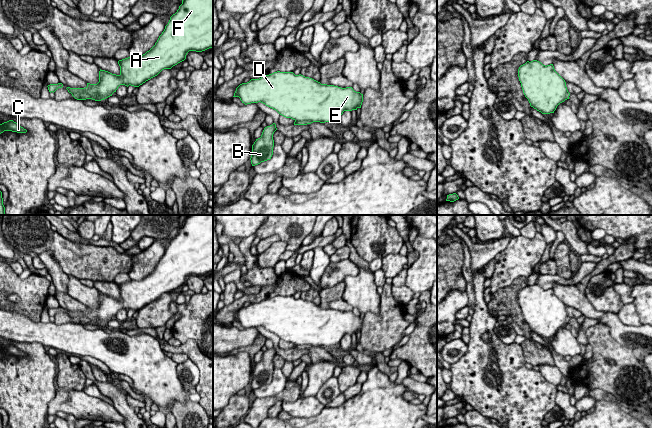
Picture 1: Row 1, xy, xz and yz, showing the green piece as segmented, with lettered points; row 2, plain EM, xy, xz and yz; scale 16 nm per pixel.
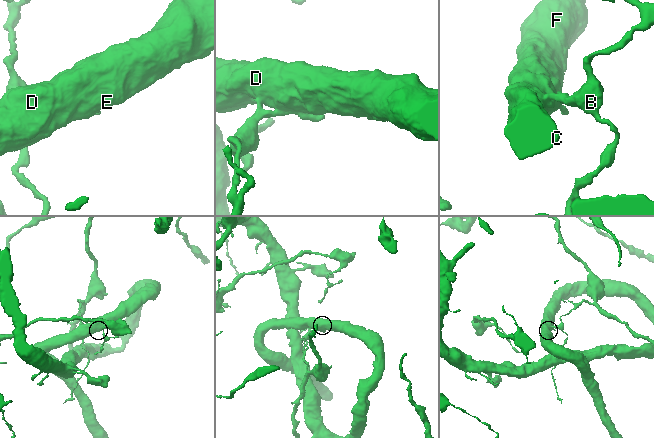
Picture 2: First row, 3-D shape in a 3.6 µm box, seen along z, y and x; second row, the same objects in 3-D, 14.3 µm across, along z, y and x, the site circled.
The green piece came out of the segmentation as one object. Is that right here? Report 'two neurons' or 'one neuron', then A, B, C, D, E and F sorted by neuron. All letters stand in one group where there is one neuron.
one neuron; groups A B C D E F

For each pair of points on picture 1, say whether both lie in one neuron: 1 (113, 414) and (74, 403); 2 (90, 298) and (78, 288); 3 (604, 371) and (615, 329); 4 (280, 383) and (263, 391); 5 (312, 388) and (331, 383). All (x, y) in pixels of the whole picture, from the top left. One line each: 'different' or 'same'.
1: same
2: same
3: different
4: same
5: different

